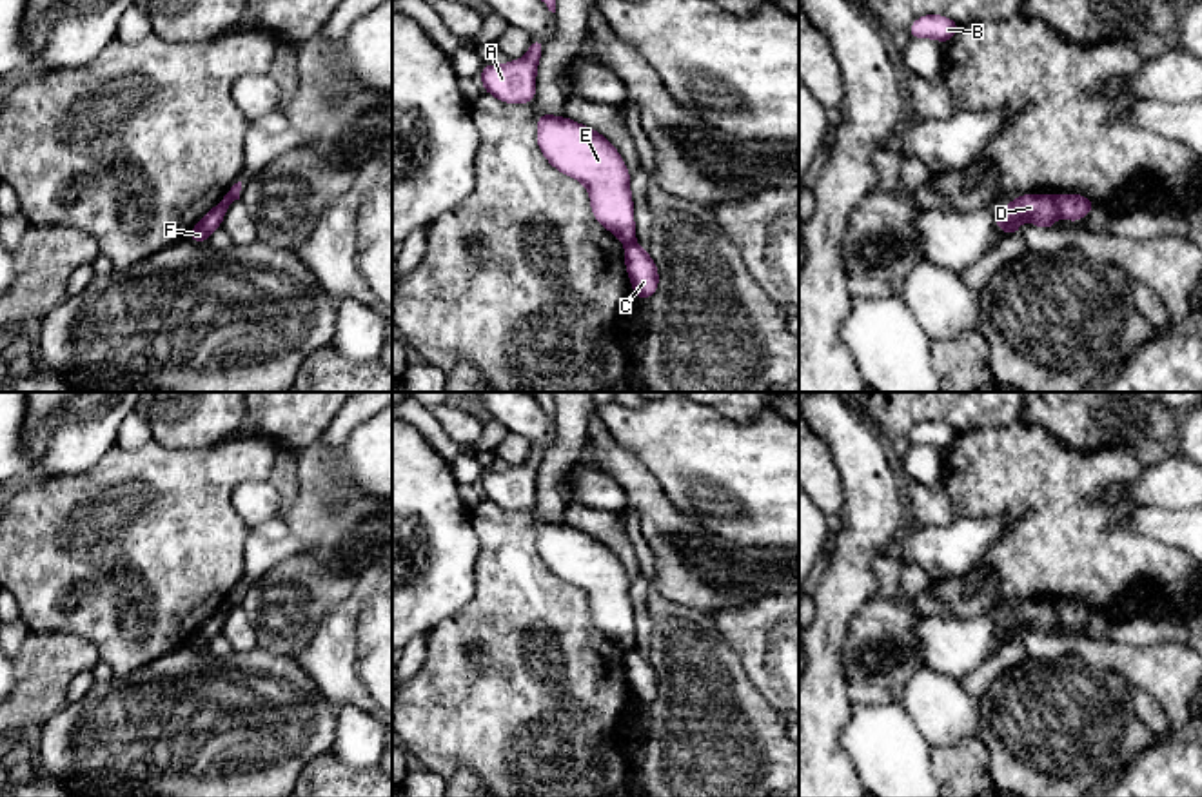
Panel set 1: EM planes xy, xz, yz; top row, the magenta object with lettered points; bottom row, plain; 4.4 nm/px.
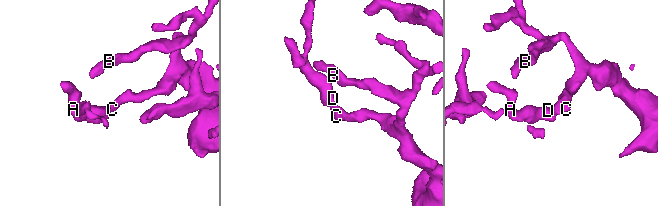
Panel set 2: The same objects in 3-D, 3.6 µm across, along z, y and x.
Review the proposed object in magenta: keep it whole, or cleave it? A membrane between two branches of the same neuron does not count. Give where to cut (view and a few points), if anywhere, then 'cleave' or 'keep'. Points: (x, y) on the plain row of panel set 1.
cut yz (1052, 603), (1059, 619); cleave

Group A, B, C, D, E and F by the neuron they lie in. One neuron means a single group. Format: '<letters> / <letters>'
A D E F / B C

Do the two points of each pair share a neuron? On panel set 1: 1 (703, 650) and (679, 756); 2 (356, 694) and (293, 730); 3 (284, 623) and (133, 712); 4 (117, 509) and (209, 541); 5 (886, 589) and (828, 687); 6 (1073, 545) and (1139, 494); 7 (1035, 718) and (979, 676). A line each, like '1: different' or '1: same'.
1: same
2: different
3: different
4: same
5: different
6: different
7: different

